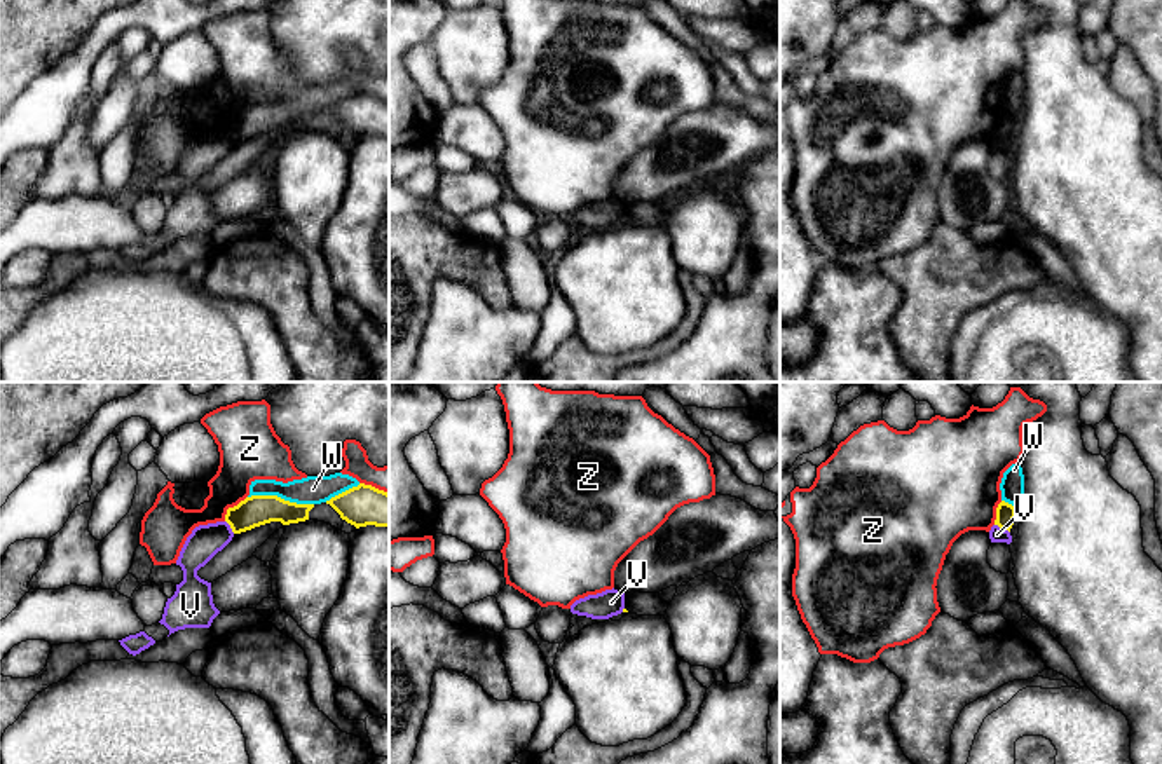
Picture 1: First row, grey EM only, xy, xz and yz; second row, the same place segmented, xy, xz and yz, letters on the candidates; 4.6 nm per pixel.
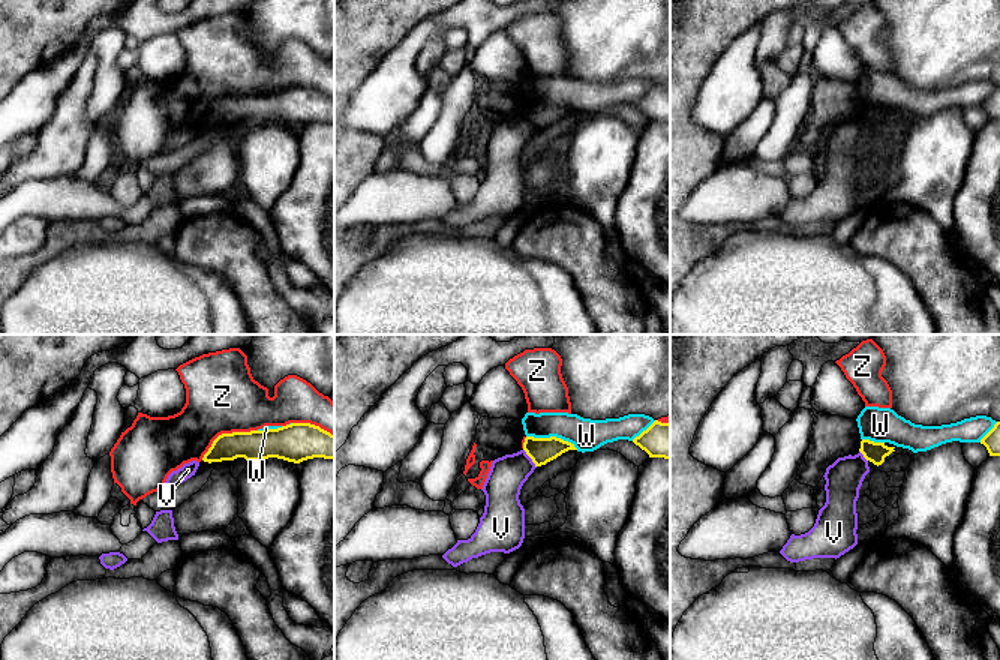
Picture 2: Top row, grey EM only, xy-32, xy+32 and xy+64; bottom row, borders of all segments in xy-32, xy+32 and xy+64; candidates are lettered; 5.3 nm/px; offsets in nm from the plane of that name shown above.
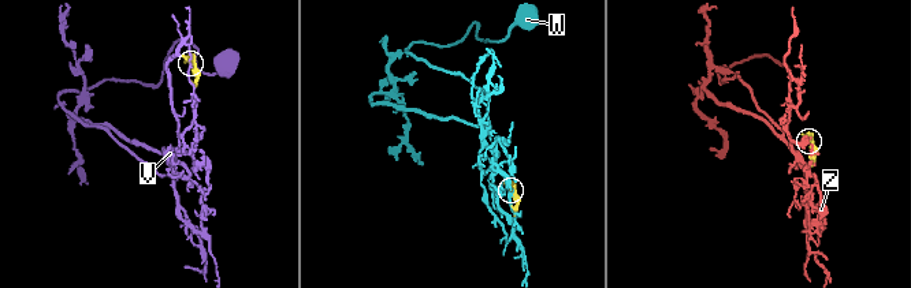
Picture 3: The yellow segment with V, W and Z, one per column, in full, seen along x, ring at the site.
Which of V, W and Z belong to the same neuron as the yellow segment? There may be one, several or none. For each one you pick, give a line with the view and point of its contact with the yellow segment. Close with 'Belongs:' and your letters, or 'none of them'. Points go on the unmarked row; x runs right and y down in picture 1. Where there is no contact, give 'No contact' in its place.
Belongs: none of them

